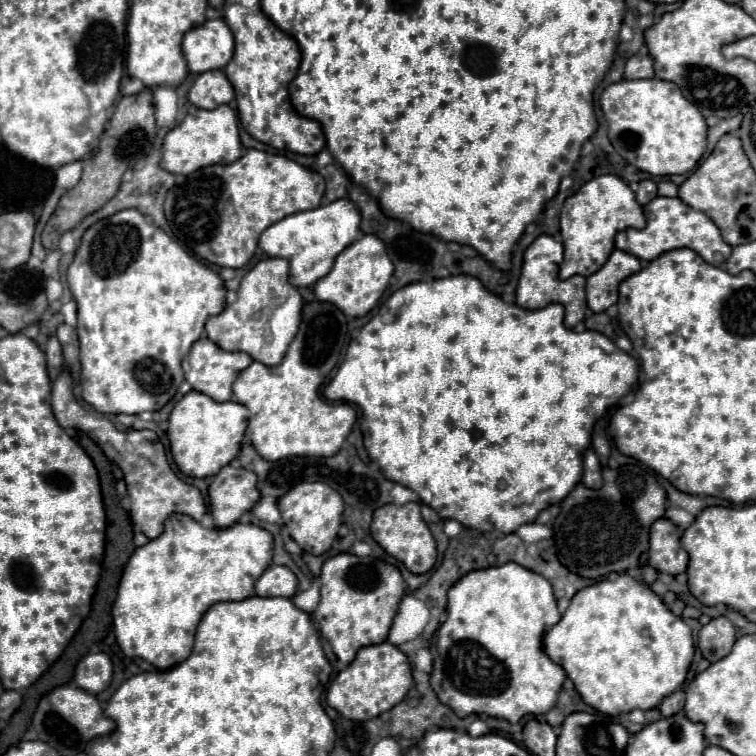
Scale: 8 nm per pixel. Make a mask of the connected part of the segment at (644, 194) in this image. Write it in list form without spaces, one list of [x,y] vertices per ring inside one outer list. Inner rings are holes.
[[[642,180],[642,182],[638,182],[638,186],[636,186],[636,200],[642,204],[642,206],[646,206],[650,200],[654,200],[658,196],[658,188],[656,188],[656,184],[652,182],[652,180]]]

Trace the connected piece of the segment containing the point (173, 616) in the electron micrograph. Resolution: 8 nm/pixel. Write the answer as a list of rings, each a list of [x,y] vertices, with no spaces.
[[[172,514],[168,520],[166,520],[166,528],[164,532],[150,540],[146,546],[140,546],[134,550],[134,554],[130,556],[126,568],[124,568],[124,574],[120,578],[120,586],[118,586],[118,596],[114,600],[114,606],[112,606],[112,618],[114,618],[114,634],[116,634],[116,642],[120,644],[124,656],[128,658],[140,658],[148,664],[152,664],[154,668],[158,670],[168,670],[180,662],[184,662],[190,654],[192,654],[192,646],[194,646],[194,634],[196,634],[196,626],[202,618],[202,614],[214,606],[216,602],[224,602],[224,600],[244,600],[244,598],[250,598],[254,594],[254,582],[258,580],[258,576],[270,566],[270,560],[272,560],[272,534],[256,524],[234,524],[230,528],[204,528],[200,526],[196,520],[192,520],[190,516],[186,514]]]

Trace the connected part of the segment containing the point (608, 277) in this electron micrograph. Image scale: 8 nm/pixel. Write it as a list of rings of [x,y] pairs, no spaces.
[[[614,250],[606,264],[586,280],[588,308],[592,312],[604,312],[608,306],[616,304],[620,282],[638,270],[642,270],[642,264],[636,256]]]

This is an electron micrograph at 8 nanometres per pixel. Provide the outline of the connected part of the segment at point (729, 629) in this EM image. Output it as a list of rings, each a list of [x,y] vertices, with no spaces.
[[[724,616],[710,620],[698,634],[698,648],[708,662],[718,662],[724,656],[728,656],[734,642],[736,642],[734,624]]]

